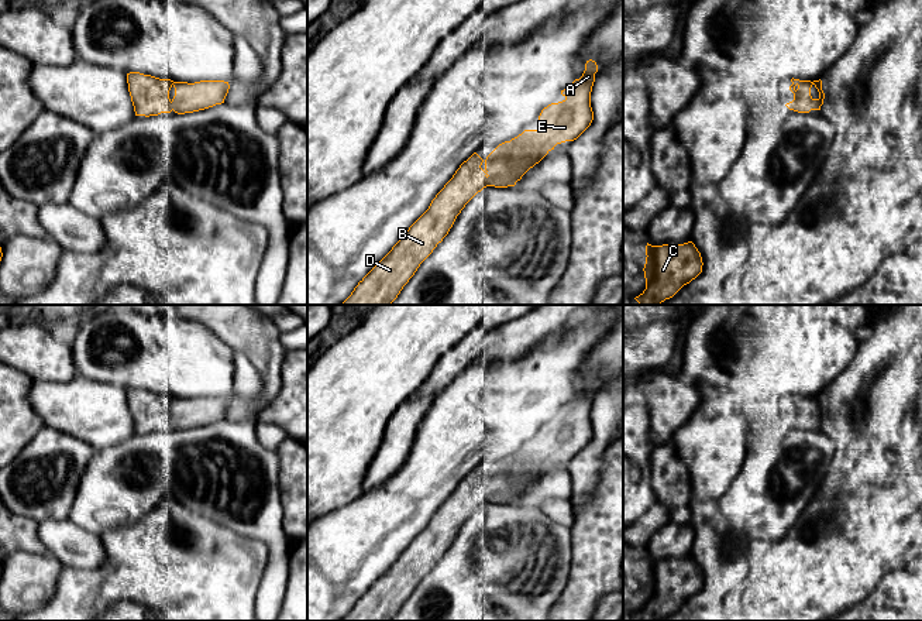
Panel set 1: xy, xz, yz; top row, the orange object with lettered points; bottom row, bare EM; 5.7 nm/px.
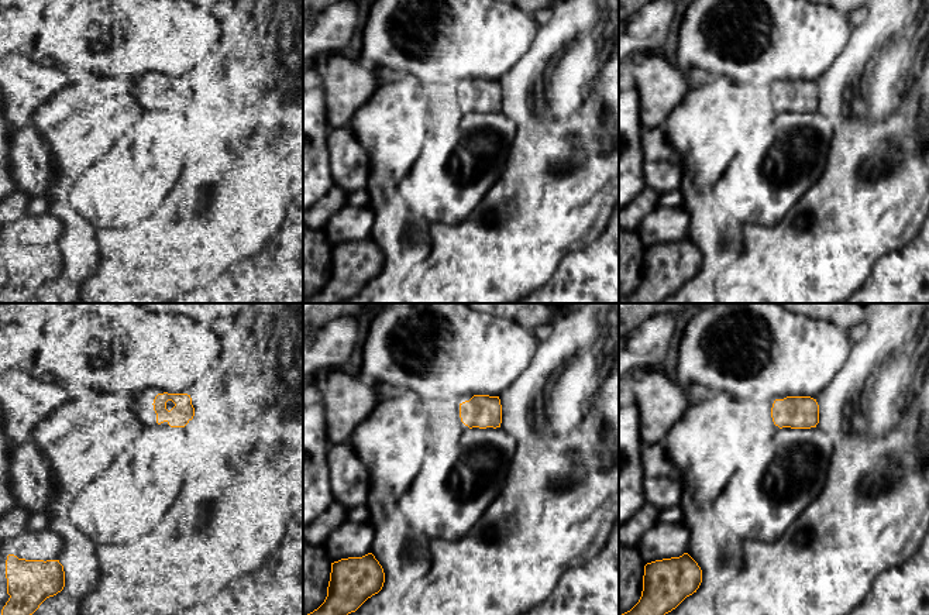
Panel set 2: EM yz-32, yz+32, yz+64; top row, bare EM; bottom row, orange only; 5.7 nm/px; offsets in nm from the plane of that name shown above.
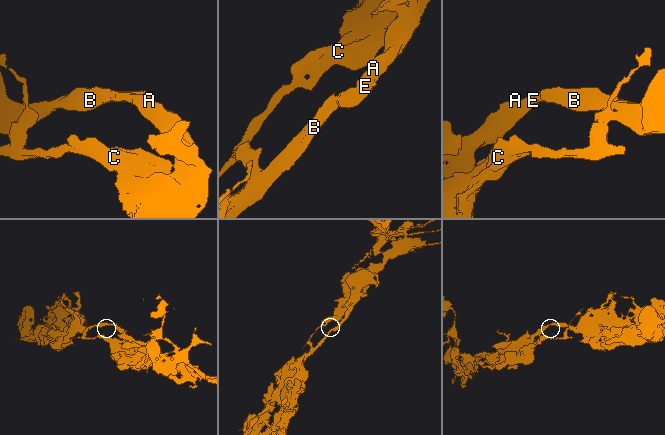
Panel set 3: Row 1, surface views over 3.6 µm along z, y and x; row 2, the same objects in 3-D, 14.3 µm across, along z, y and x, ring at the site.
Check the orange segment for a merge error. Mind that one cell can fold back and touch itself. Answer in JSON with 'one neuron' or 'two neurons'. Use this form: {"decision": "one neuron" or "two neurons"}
{"decision": "one neuron"}

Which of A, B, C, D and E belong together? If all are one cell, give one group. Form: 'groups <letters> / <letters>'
groups A B C D E

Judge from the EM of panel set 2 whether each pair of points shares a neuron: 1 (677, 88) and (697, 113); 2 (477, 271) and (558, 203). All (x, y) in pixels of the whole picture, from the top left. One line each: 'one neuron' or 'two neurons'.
1: two neurons
2: one neuron

